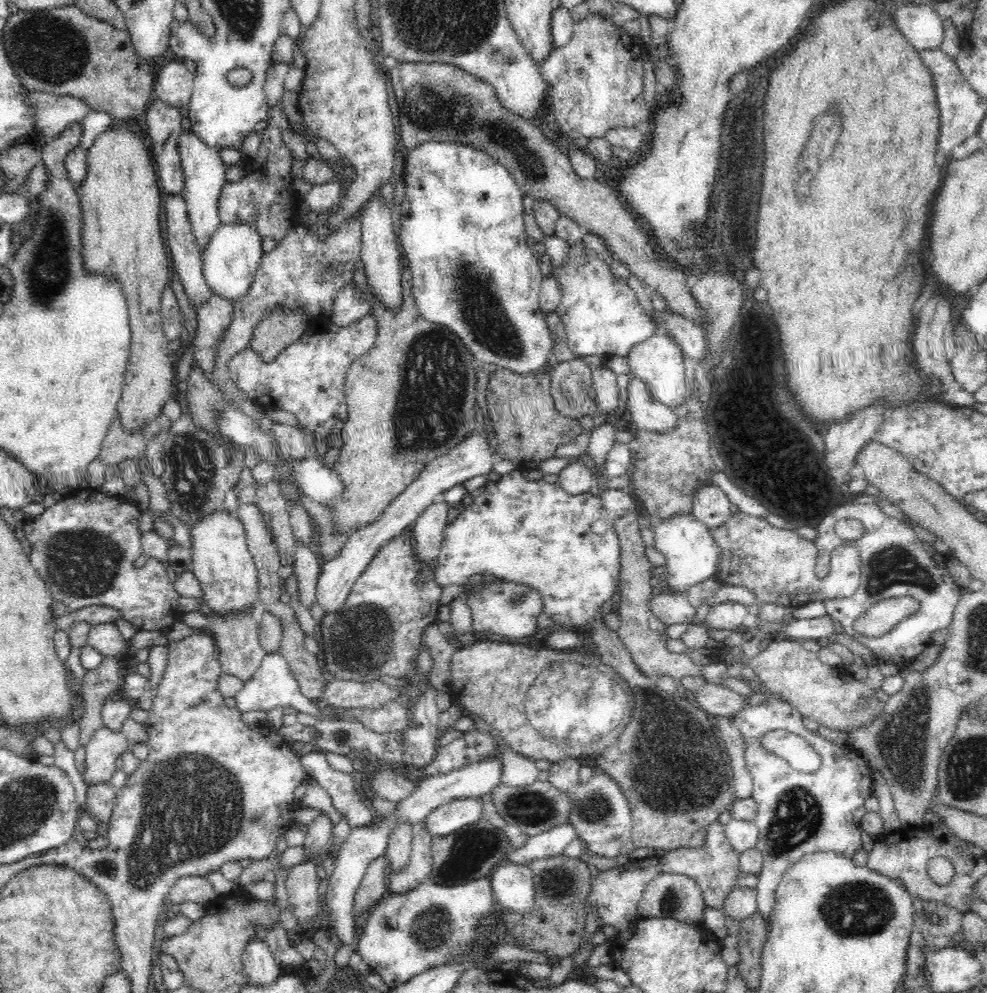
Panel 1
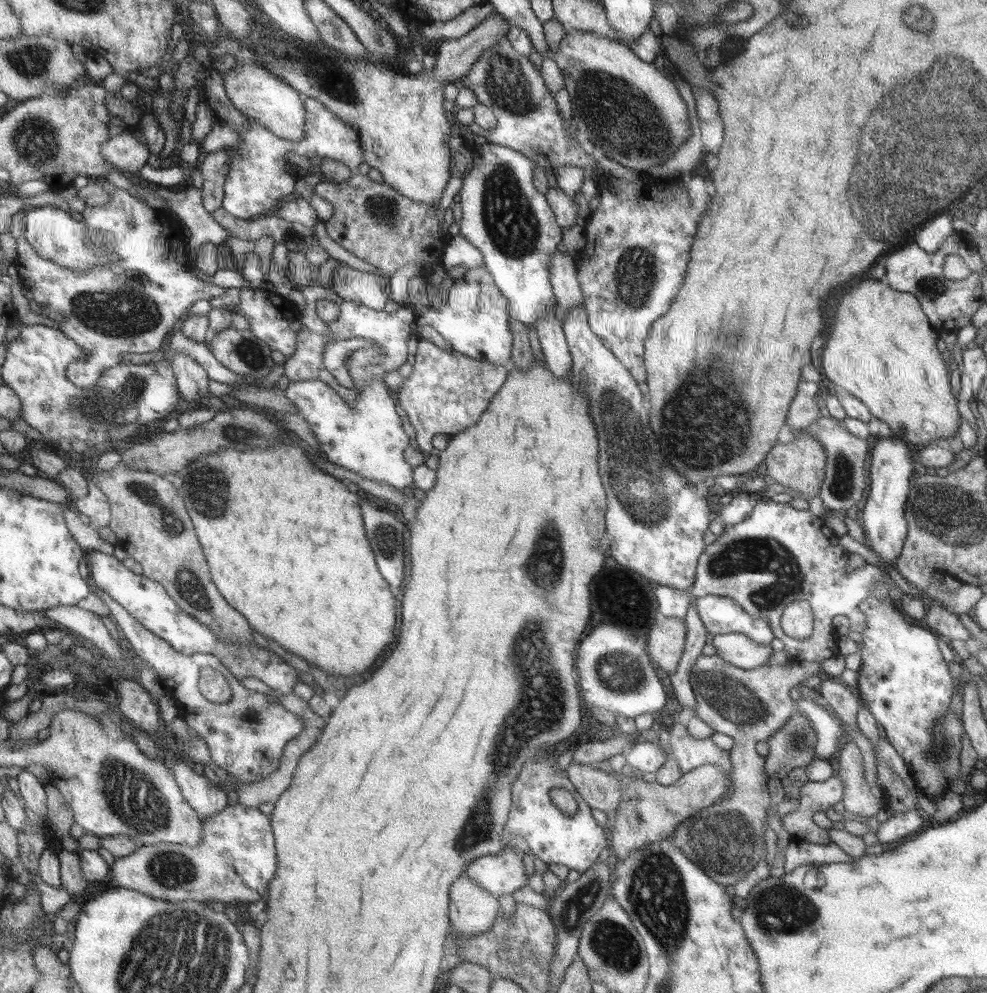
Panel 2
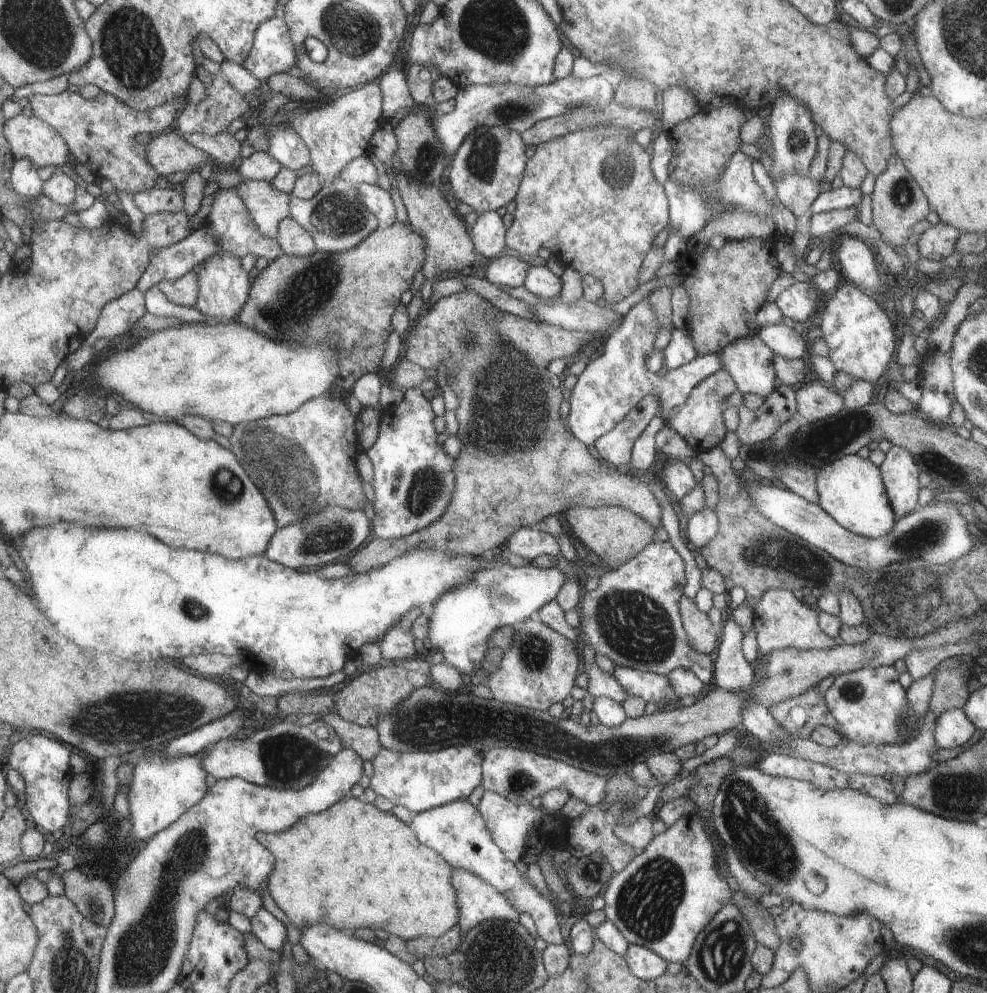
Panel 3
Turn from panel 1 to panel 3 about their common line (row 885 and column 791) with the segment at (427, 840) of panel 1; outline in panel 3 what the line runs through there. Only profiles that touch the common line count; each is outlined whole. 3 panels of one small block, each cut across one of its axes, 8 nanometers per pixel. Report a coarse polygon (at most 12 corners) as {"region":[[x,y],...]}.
{"region":[[778,384],[757,410],[740,407],[741,444],[768,441],[798,416],[796,388]]}

